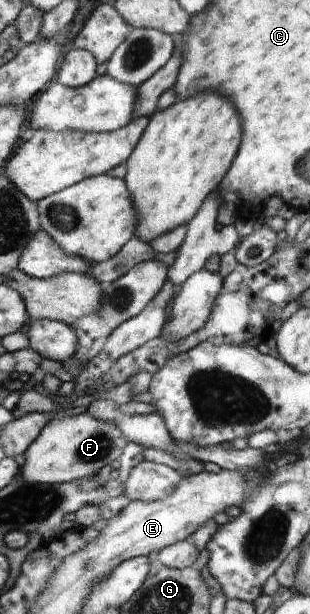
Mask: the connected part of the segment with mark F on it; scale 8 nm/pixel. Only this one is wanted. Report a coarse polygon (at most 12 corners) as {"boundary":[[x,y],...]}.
{"boundary":[[54,419],[26,449],[19,477],[62,484],[120,459],[114,421]]}

